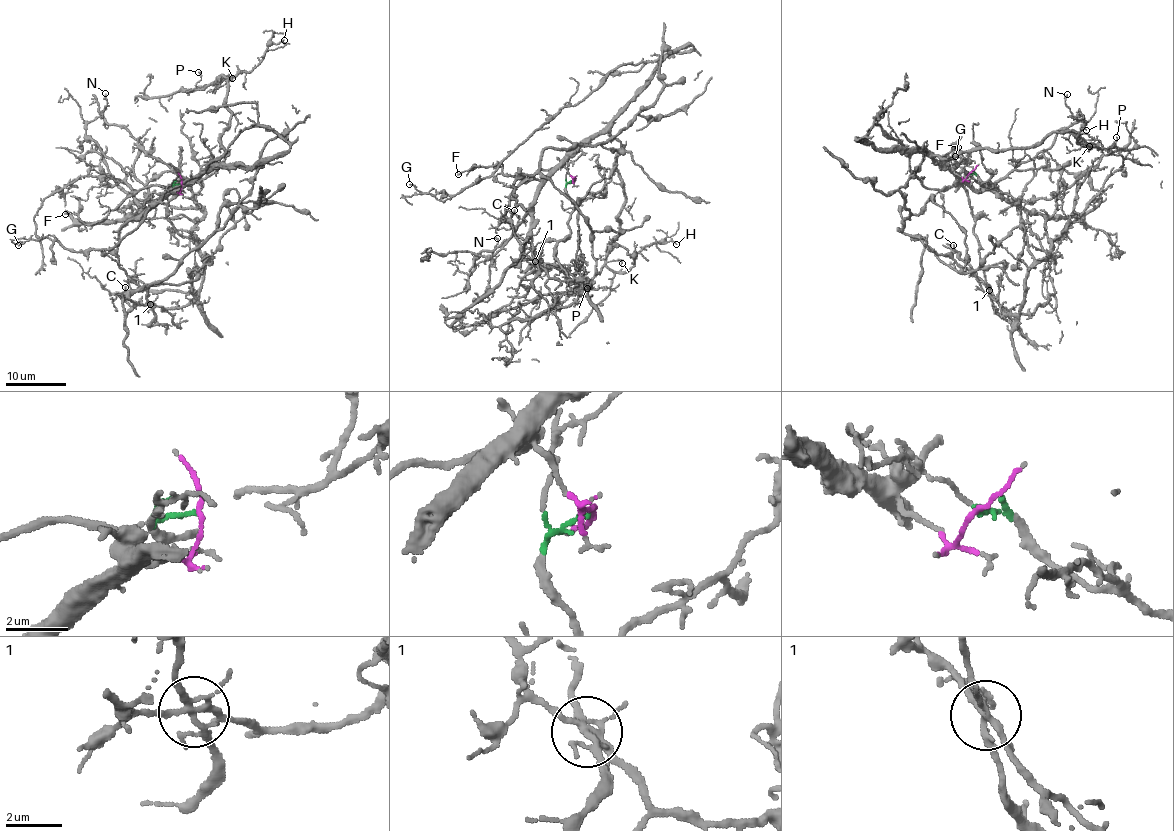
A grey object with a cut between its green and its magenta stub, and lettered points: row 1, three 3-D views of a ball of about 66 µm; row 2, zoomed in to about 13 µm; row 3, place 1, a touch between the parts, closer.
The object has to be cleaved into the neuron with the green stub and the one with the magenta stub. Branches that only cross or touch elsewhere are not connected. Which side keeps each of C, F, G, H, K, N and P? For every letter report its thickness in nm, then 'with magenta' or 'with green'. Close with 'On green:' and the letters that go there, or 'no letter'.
C: 150 nm thick; with green
F: 130 nm thick; with magenta
G: 100 nm thick; with magenta
H: 100 nm thick; with magenta
K: 140 nm thick; with magenta
N: 160 nm thick; with magenta
P: 100 nm thick; with magenta
On green: C

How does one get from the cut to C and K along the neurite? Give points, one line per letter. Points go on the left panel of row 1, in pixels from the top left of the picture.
C: (181, 183), (167, 220), (197, 248), (201, 288), (167, 307), (122, 297), (125, 286)
K: (181, 183), (171, 193), (223, 160), (220, 138), (232, 111), (228, 78), (217, 85), (232, 78)

